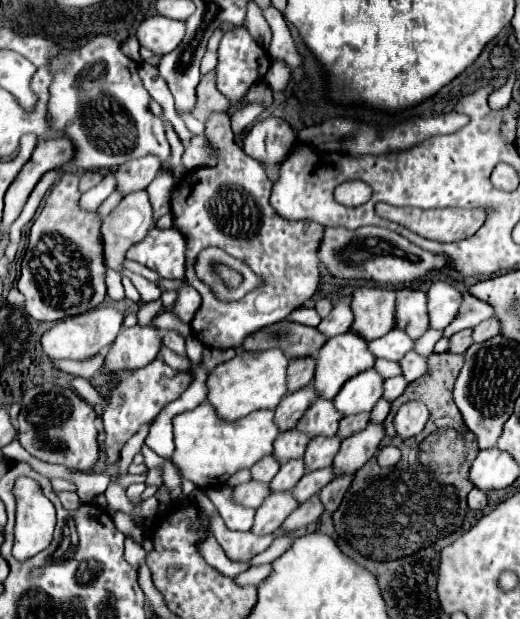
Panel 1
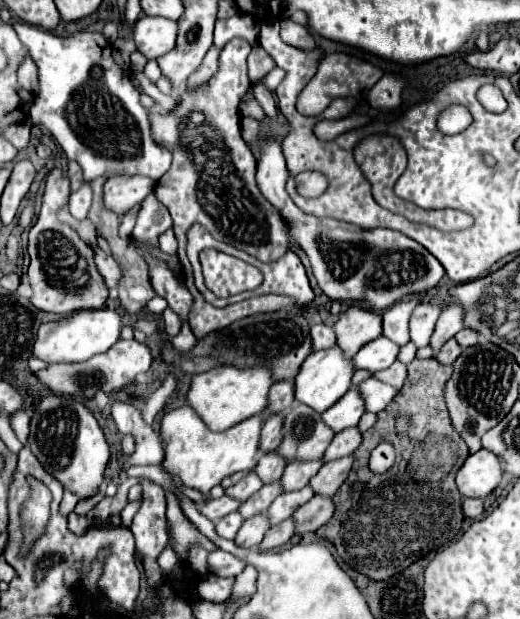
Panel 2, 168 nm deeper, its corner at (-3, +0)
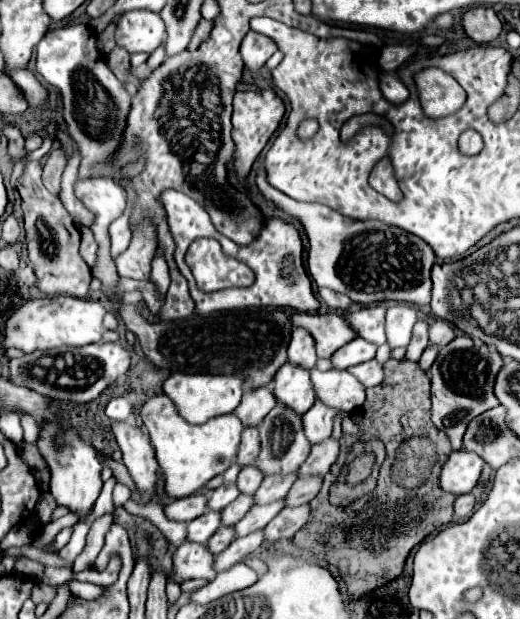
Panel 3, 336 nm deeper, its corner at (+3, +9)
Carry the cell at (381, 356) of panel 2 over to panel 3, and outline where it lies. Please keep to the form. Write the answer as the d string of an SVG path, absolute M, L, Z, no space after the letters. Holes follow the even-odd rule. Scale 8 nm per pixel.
M355 337L349 345L343 345L331 357L331 361L333 361L335 369L347 369L351 365L375 359L375 351L377 351L377 345L369 345L369 341L365 341L363 337Z

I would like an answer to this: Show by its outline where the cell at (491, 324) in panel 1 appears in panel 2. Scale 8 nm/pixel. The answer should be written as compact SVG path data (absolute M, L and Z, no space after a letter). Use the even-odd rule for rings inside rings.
M459 330L459 332L457 332L453 338L457 340L457 344L459 344L461 348L467 348L467 346L473 346L473 344L477 344L477 340L479 340L479 334L475 334L473 330Z

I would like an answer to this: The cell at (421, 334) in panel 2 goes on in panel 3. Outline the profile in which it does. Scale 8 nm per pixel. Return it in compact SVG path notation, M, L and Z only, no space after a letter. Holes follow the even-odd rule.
M397 303L387 309L387 343L395 347L405 347L411 341L413 325L417 323L417 307L409 303Z

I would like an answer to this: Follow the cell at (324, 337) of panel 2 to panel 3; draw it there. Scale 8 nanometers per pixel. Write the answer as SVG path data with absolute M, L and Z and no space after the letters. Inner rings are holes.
M293 329L293 339L289 343L289 361L297 363L301 367L315 367L317 363L317 351L313 345L313 337L305 333L305 329Z

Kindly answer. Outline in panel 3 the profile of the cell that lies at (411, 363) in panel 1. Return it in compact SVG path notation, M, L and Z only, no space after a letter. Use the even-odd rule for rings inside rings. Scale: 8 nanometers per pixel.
M377 359L367 361L367 363L359 363L347 369L351 375L355 375L365 387L375 387L381 383L381 379L385 379L385 371L383 371L383 363L379 363Z

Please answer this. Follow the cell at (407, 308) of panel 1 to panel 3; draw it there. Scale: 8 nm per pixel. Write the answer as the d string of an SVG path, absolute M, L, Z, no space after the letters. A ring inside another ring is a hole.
M375 305L375 307L349 313L347 321L357 331L359 337L375 345L385 343L385 307L383 305Z

